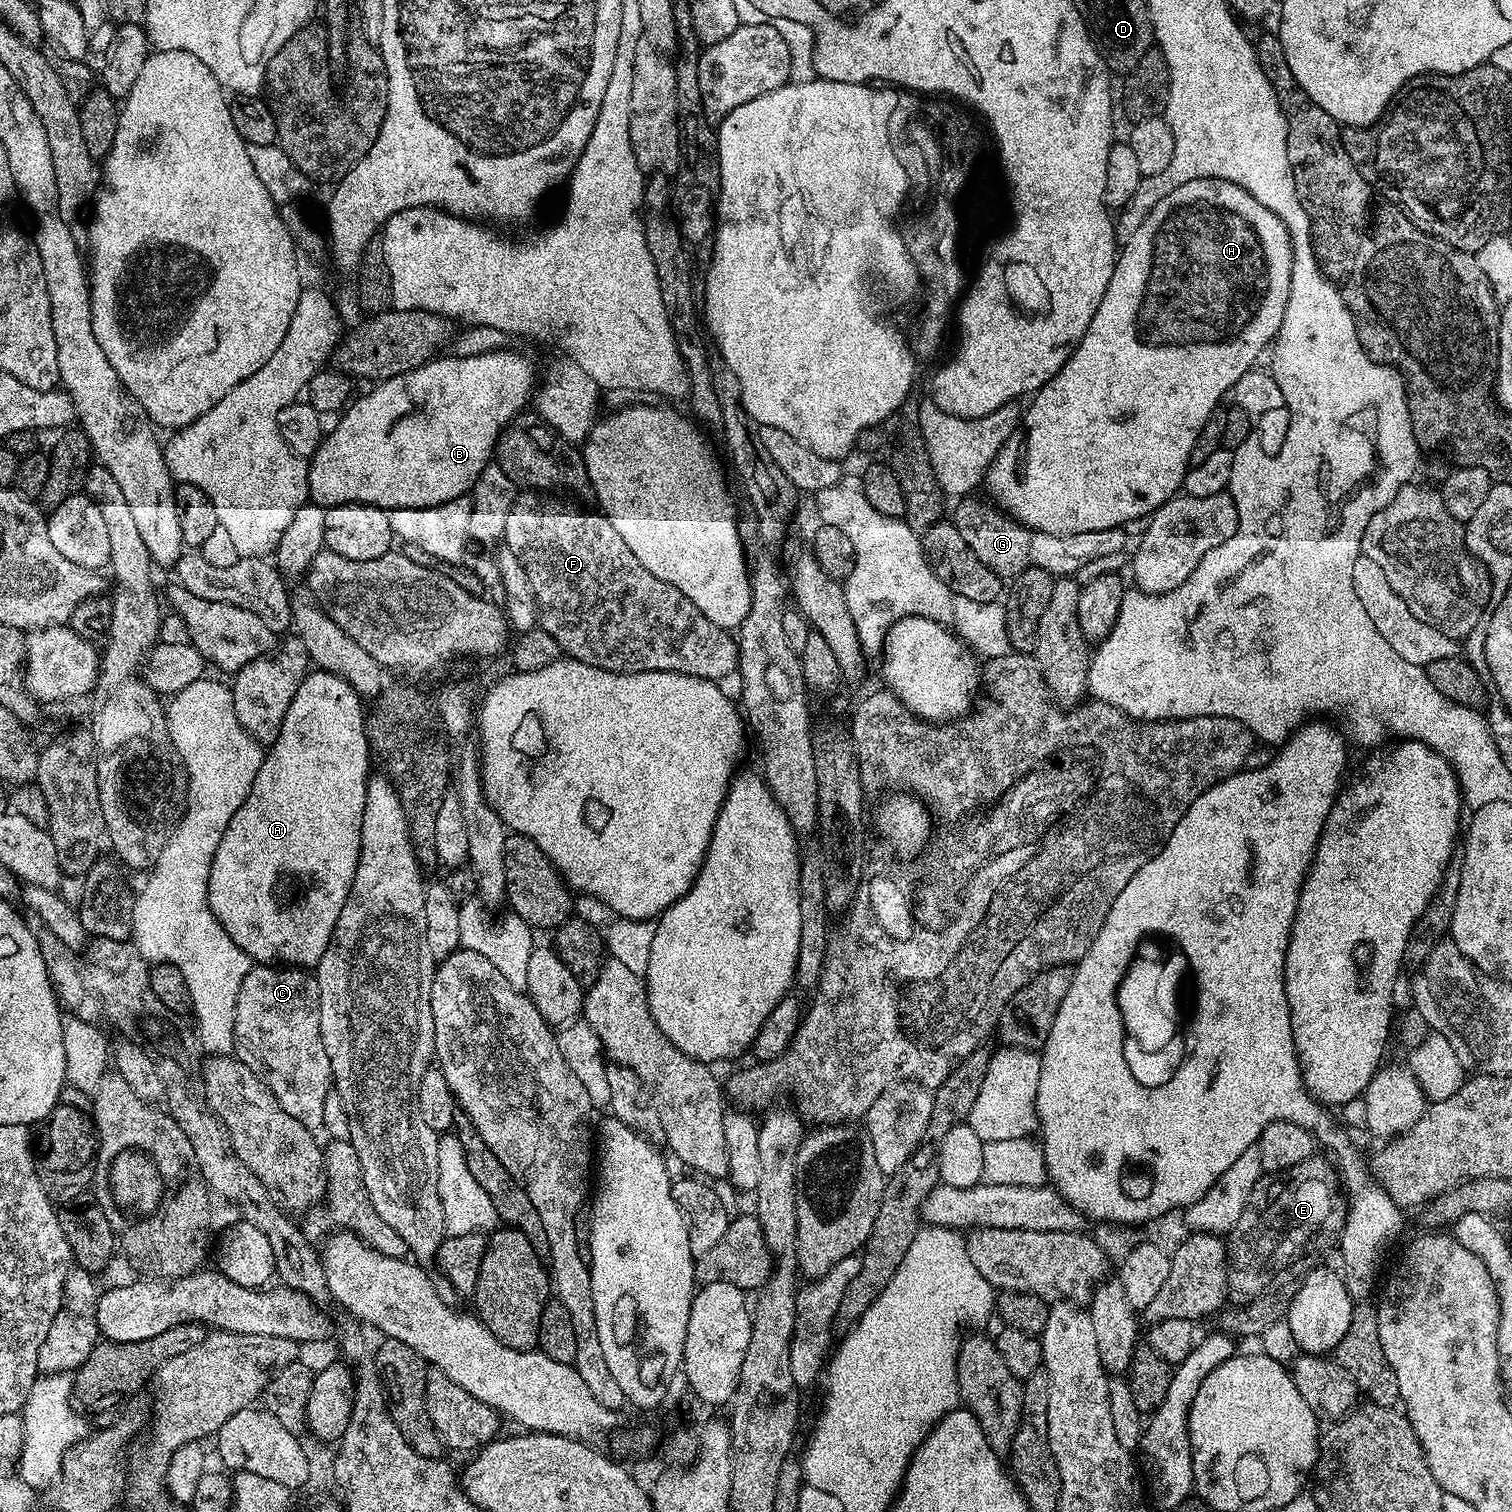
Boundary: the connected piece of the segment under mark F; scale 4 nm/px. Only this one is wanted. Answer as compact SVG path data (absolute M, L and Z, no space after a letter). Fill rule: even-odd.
M524 490L517 495L510 515L506 517L503 543L507 551L512 552L514 558L518 558L518 562L522 562L522 570L526 570L526 578L530 578L530 586L534 590L534 598L538 606L539 627L544 628L545 632L554 638L565 657L581 660L590 666L598 666L602 670L611 672L677 672L717 682L723 681L723 676L728 676L731 672L733 675L737 671L740 663L740 646L737 637L727 628L714 626L714 622L710 622L710 618L706 618L706 614L702 614L702 610L698 610L698 606L694 606L694 602L690 602L690 598L686 598L682 590L670 586L670 582L662 582L662 578L654 578L654 574L650 574L650 570L646 570L646 566L642 566L642 562L634 558L630 546L622 542L618 530L610 526L610 522L604 515L596 510L579 512L576 508L567 508L566 505L559 504L556 500L547 500L544 496L547 495L536 490Z

